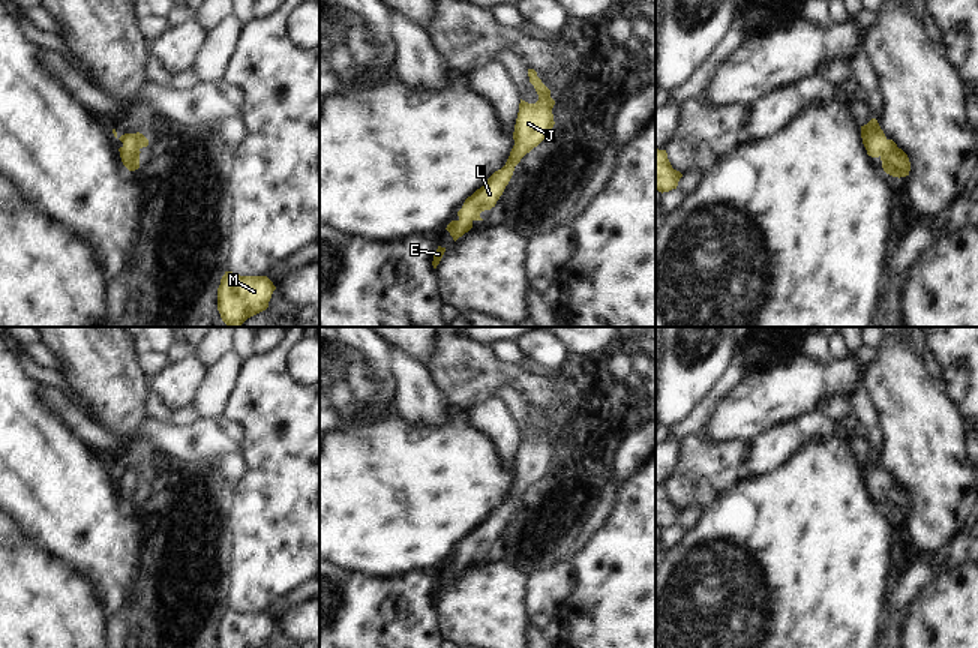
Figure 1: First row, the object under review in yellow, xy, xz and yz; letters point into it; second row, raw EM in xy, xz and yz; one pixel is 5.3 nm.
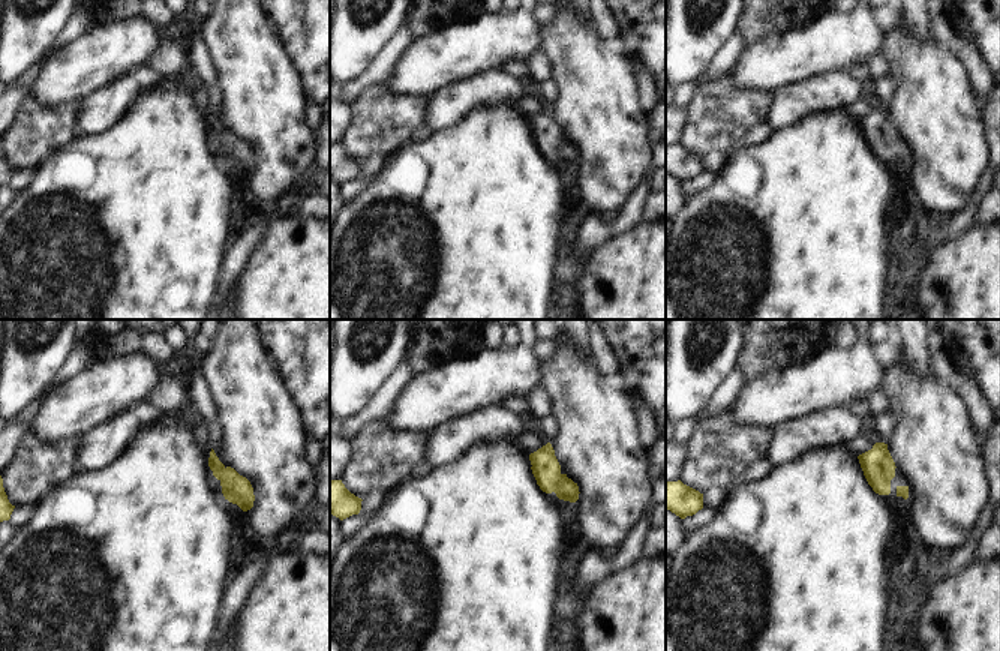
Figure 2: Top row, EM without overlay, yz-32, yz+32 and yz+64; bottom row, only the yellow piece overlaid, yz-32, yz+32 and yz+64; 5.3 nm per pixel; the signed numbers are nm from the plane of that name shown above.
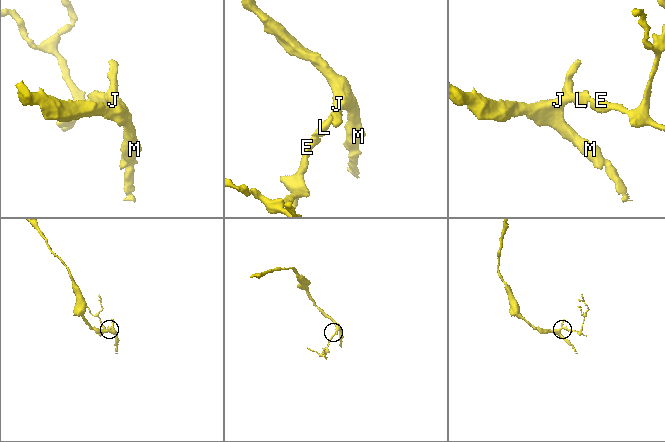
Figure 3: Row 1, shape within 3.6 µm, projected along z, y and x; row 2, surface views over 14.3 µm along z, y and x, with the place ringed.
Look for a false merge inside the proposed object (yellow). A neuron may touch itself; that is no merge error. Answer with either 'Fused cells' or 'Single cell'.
Single cell

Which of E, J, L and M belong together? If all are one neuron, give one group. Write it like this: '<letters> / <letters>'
E J L M

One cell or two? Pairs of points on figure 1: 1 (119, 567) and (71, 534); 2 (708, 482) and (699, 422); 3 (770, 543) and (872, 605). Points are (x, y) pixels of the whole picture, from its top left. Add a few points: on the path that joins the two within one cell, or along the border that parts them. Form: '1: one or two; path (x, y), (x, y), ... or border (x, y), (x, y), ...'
1: one; path (107, 555), (93, 542), (83, 542)
2: two; border (701, 431), (689, 435), (681, 443)
3: one; path (795, 569), (831, 605), (846, 605)

